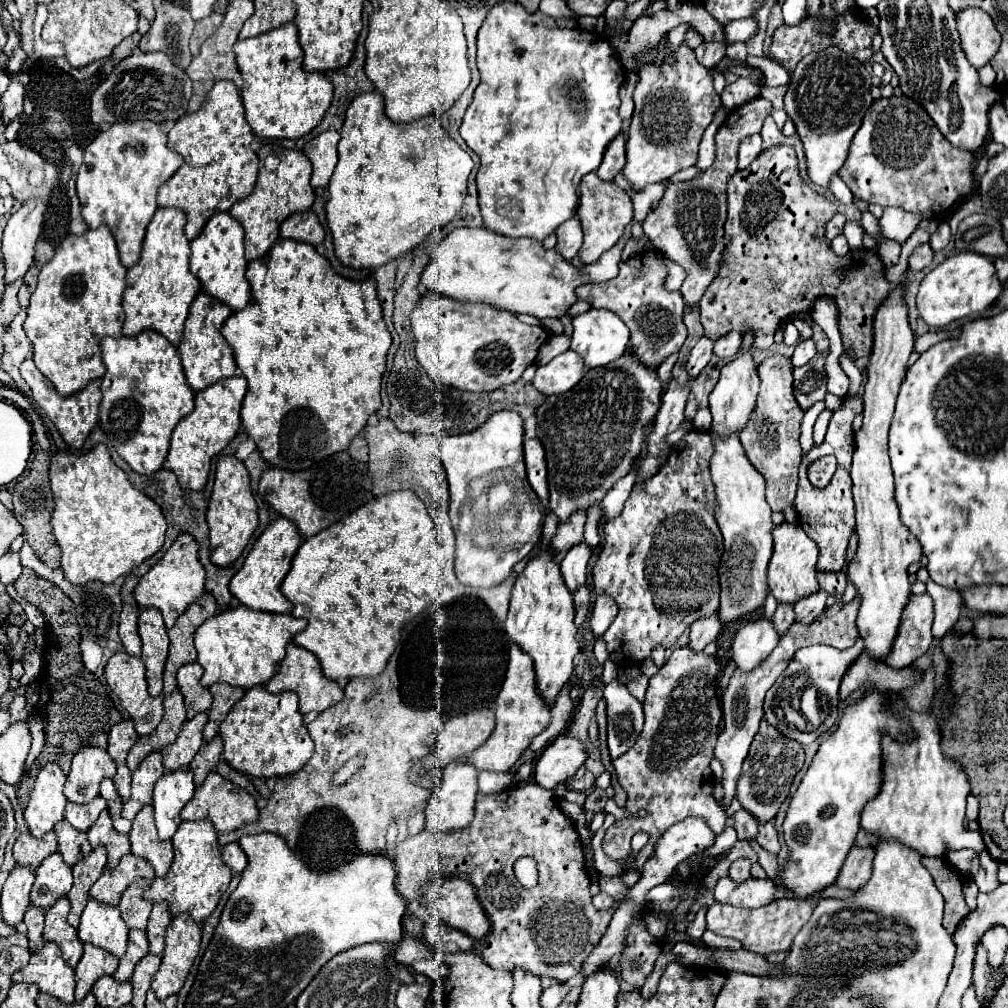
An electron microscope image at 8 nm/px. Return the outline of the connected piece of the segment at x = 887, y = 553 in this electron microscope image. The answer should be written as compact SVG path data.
M925 243L919 245L911 257L909 257L909 269L905 273L905 279L899 283L899 287L891 289L889 295L883 299L879 309L873 315L873 349L867 365L867 383L865 383L865 409L863 409L863 425L859 431L855 431L855 449L853 449L853 467L851 467L851 479L853 479L853 503L855 503L855 519L857 519L857 553L851 557L847 565L847 581L855 585L857 597L861 599L859 613L857 613L857 631L859 637L865 641L865 651L871 655L871 659L883 663L887 659L887 653L893 647L893 641L899 631L901 613L911 597L911 583L907 567L913 561L921 559L919 543L915 543L915 537L909 535L907 527L903 527L899 519L899 507L895 503L895 487L893 487L893 471L889 465L887 455L887 433L891 425L891 417L895 411L895 399L903 381L907 359L913 351L915 335L909 327L907 317L907 281L923 271L931 261L935 253Z

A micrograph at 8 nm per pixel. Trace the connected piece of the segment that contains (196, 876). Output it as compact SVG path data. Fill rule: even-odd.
M183 821L171 839L175 859L165 879L153 879L151 889L145 891L147 901L167 901L169 913L189 913L195 921L205 921L217 907L221 895L231 881L231 869L221 859L217 833L207 821Z

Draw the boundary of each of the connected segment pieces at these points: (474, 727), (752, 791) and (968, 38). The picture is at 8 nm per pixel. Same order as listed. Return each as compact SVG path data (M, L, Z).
M491 709L463 713L447 721L441 731L439 745L433 747L435 763L447 767L451 761L457 761L477 747L481 747L495 729L495 713Z
M763 719L759 733L755 735L751 743L749 755L743 763L743 771L737 783L737 799L741 807L749 811L759 825L771 821L777 815L785 797L789 795L793 777L797 775L801 767L803 767L803 747L797 741L787 739L781 731L777 731Z
M969 7L957 15L957 31L961 37L961 51L975 69L987 65L1001 45L1001 35L991 17L977 7Z

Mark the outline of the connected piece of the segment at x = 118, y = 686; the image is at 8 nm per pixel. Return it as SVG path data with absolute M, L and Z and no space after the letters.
M125 651L115 653L109 663L105 665L105 679L111 691L119 697L123 709L131 715L135 729L139 735L151 735L155 727L159 725L163 717L163 699L151 699L147 693L147 681L145 681L145 665L139 657L131 657Z

